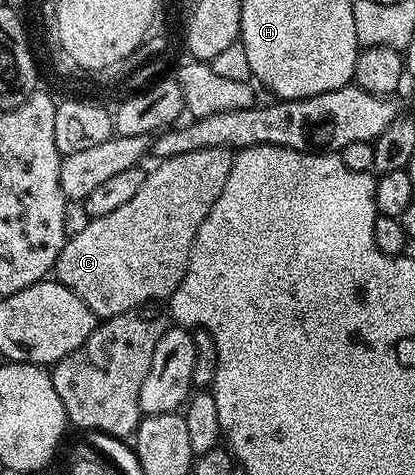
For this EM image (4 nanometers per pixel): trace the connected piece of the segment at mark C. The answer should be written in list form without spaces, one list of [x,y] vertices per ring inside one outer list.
[[[227,147],[198,149],[185,155],[162,158],[158,162],[159,166],[147,173],[141,191],[137,191],[129,203],[117,207],[117,211],[109,211],[109,215],[90,218],[84,229],[76,233],[74,230],[68,236],[55,264],[54,276],[73,290],[99,319],[121,315],[148,303],[159,303],[162,297],[163,300],[170,298],[171,293],[177,291],[187,270],[193,239],[197,239],[197,231],[201,223],[205,223],[205,215],[209,215],[213,203],[217,203],[217,195],[221,195],[225,188],[232,160],[232,150]]]

